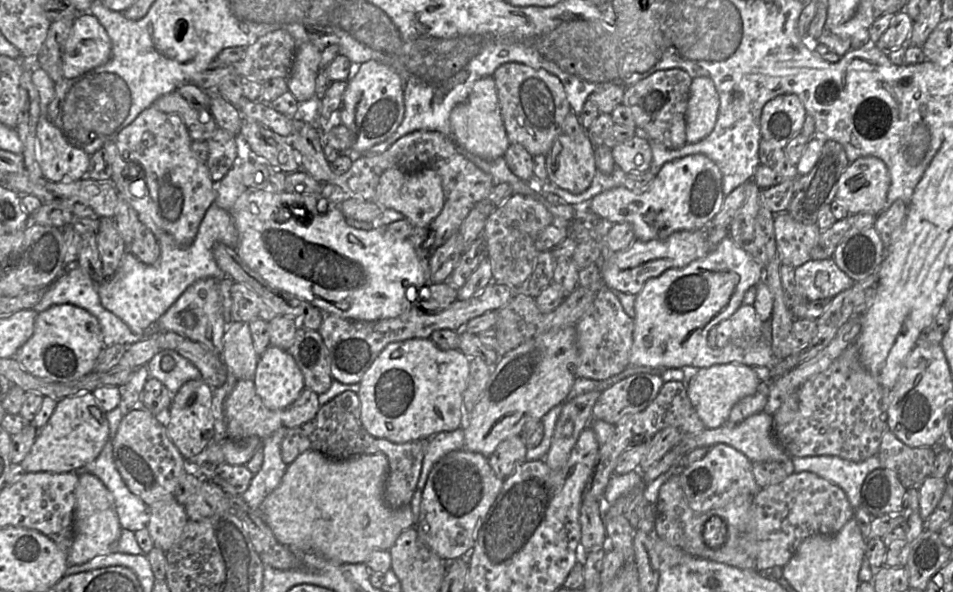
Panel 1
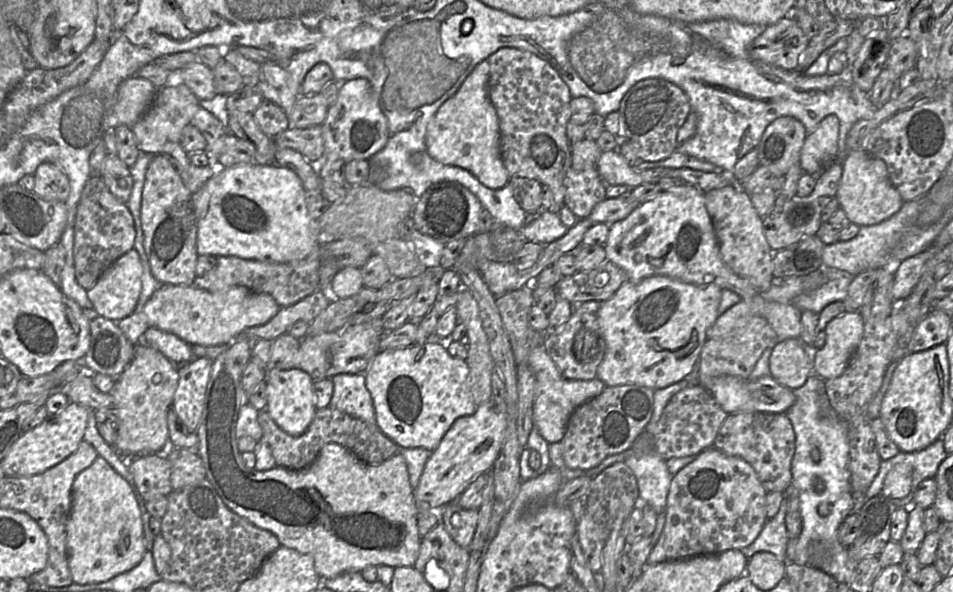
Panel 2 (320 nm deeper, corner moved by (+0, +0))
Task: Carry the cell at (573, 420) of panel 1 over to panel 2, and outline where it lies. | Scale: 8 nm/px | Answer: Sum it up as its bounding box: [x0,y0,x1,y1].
[596,275,722,390]

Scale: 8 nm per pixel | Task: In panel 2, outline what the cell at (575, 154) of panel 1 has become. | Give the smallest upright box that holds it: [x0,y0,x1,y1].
[564,168,607,219]

